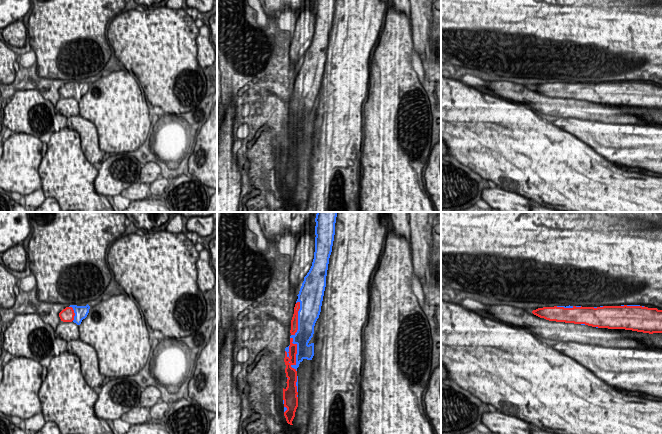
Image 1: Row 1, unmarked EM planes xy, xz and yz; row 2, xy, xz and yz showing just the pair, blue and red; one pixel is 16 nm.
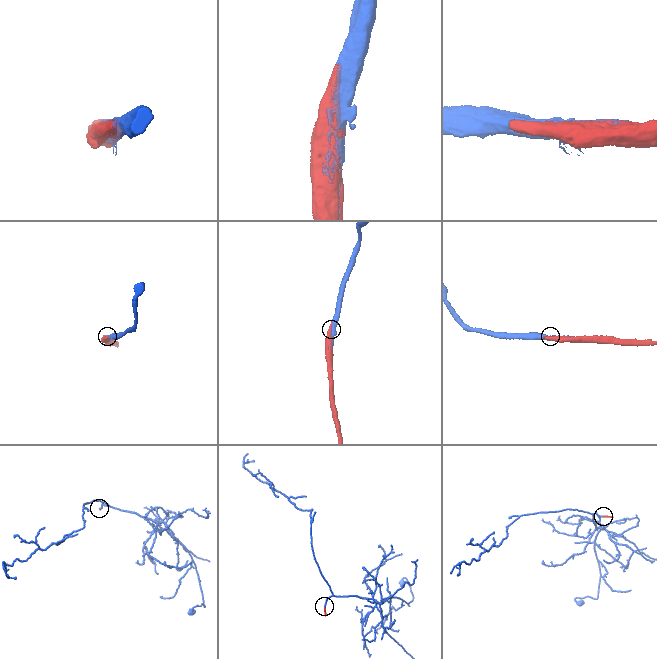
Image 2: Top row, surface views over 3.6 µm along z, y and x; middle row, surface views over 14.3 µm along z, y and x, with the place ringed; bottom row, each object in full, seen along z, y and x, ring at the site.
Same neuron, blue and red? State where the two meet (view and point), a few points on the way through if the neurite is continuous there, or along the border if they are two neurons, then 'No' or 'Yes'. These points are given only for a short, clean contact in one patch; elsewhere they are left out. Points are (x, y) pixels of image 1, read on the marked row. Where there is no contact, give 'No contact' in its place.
Touches blue at xz (296, 354). Yes

